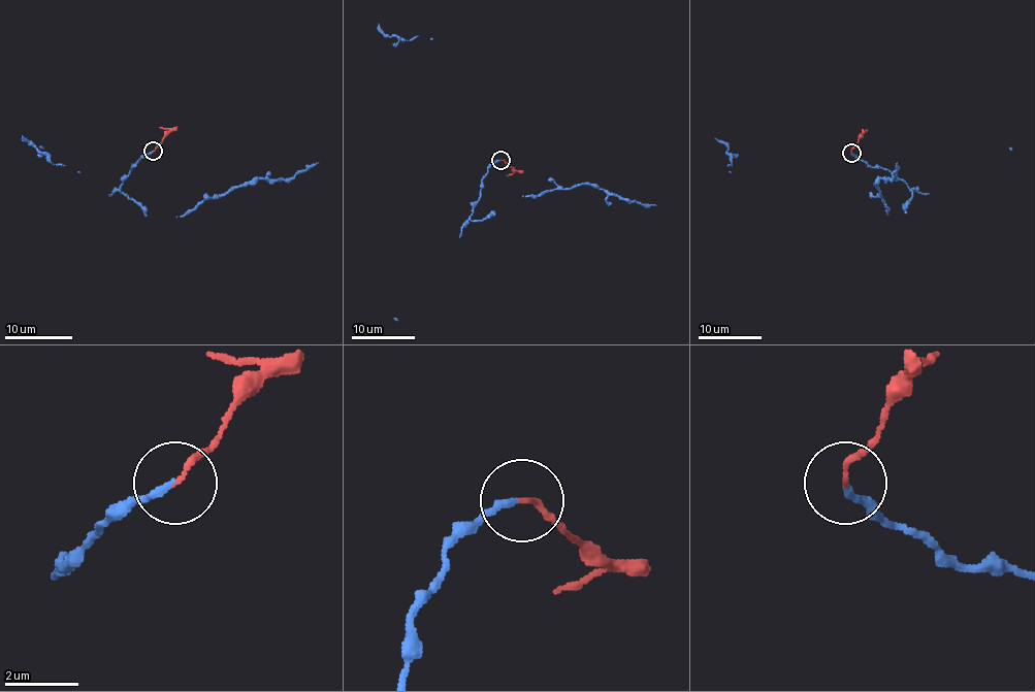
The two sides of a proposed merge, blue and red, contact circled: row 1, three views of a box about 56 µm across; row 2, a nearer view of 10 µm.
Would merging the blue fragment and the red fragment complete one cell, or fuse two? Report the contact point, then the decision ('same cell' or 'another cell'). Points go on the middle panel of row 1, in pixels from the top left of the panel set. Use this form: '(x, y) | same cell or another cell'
(500, 160) | same cell

